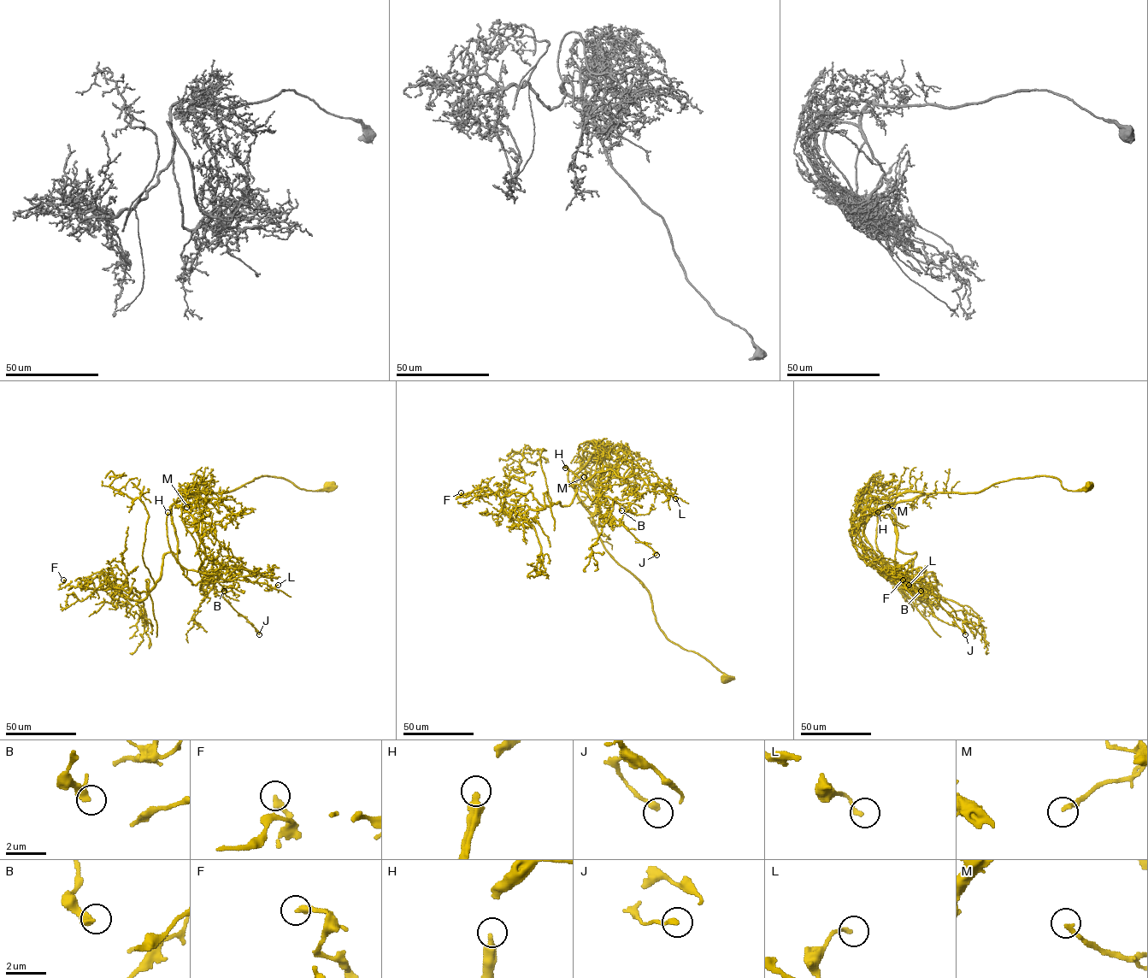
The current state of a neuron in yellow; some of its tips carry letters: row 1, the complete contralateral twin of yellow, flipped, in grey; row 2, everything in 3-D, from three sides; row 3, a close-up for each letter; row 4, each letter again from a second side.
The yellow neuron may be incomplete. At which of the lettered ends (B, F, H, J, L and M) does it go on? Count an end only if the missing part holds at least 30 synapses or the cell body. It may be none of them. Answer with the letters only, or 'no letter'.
no letter

